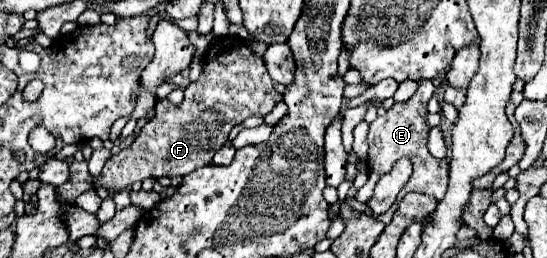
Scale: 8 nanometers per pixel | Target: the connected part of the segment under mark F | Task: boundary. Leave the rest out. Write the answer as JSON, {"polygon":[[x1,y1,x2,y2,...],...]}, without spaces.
{"polygon":[[233,36,219,38,207,48,205,60,203,60,203,72,201,72,199,80,191,82,185,88,183,102,177,104,177,106,169,106,169,102,157,102,155,120,149,120,139,130,135,142,129,148,121,150,119,154,113,154,105,162,103,174,93,180,95,188,105,186,107,190,115,192,115,190,125,190,133,182,141,182,141,180,145,180,149,176,153,176,153,178,179,176,179,174,185,176,185,174,193,172,195,168,207,166,207,164,211,164,215,152,225,144,225,140,227,140,233,126,241,124,249,116,261,116,263,118,281,100,283,100,283,96,279,96,273,90,273,80,271,80,271,76,267,76,267,68,263,64,263,58,255,56,251,52,251,48,241,38,233,38]]}

